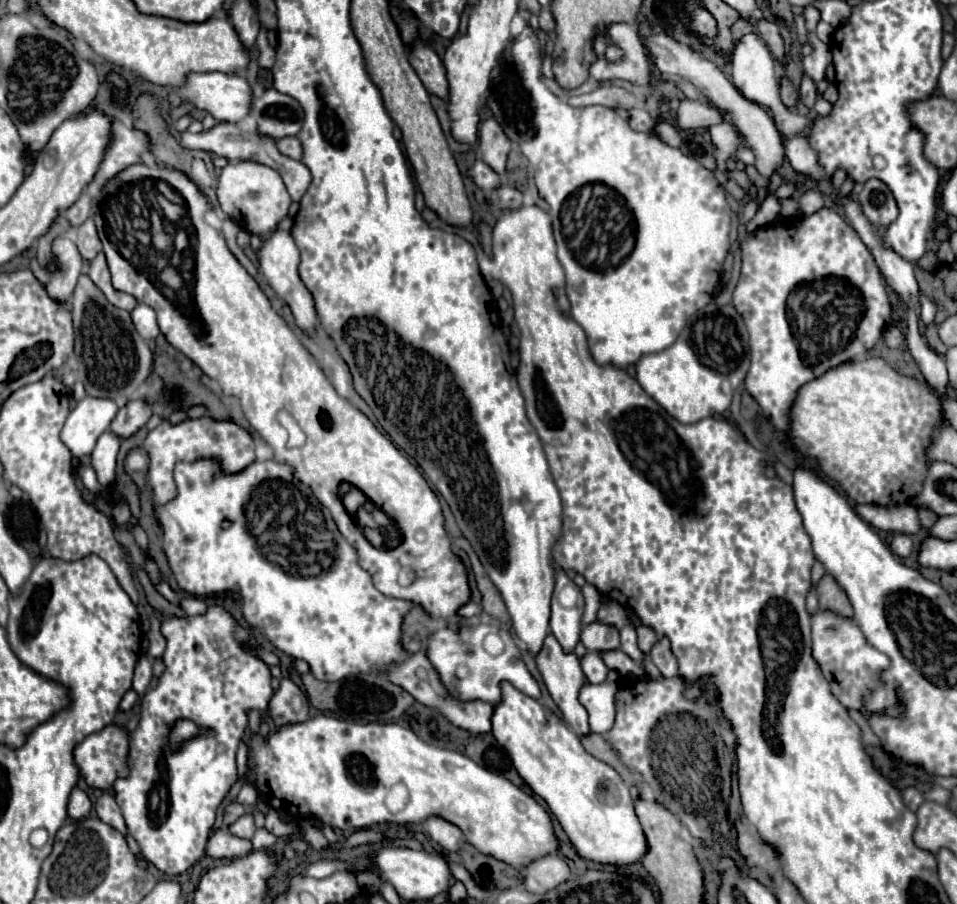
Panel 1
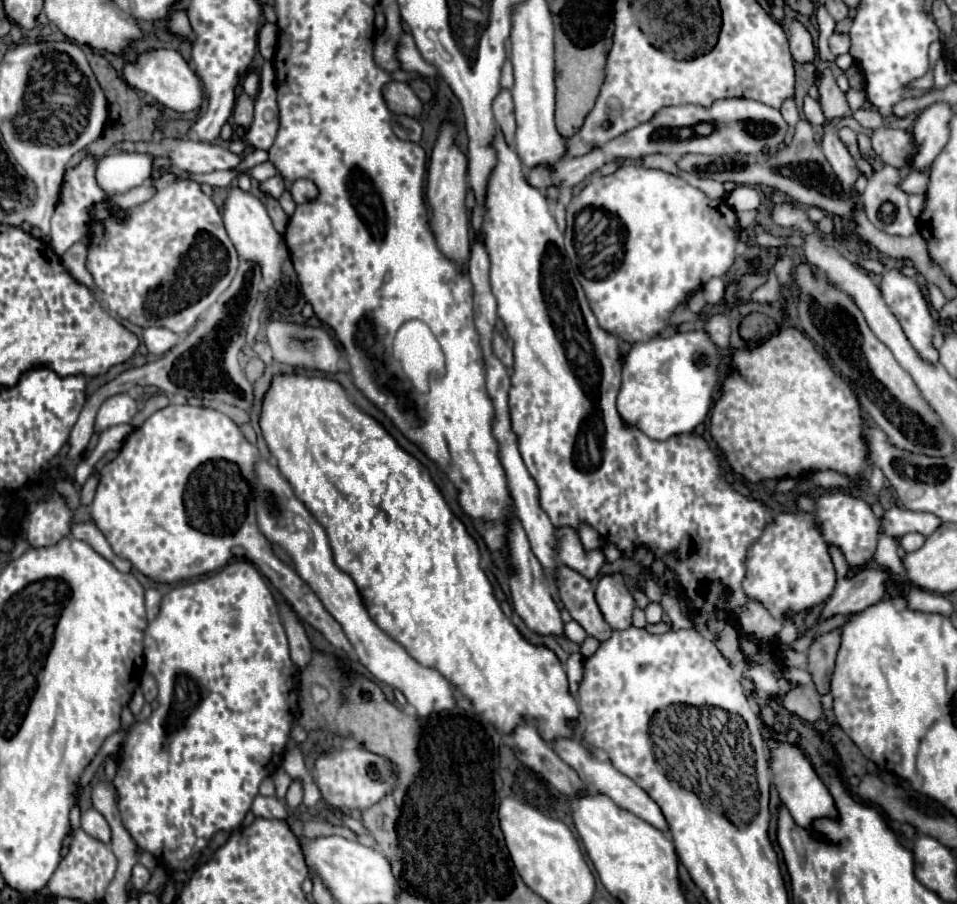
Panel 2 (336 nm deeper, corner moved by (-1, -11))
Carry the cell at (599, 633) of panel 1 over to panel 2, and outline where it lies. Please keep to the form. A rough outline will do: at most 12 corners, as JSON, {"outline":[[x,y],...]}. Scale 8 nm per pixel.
{"outline":[[607,575],[595,599],[613,631],[631,627],[635,601],[621,575]]}

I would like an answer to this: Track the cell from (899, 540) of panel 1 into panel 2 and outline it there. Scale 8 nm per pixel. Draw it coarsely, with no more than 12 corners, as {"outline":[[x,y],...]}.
{"outline":[[909,533],[899,539],[905,553],[923,547],[925,537]]}

